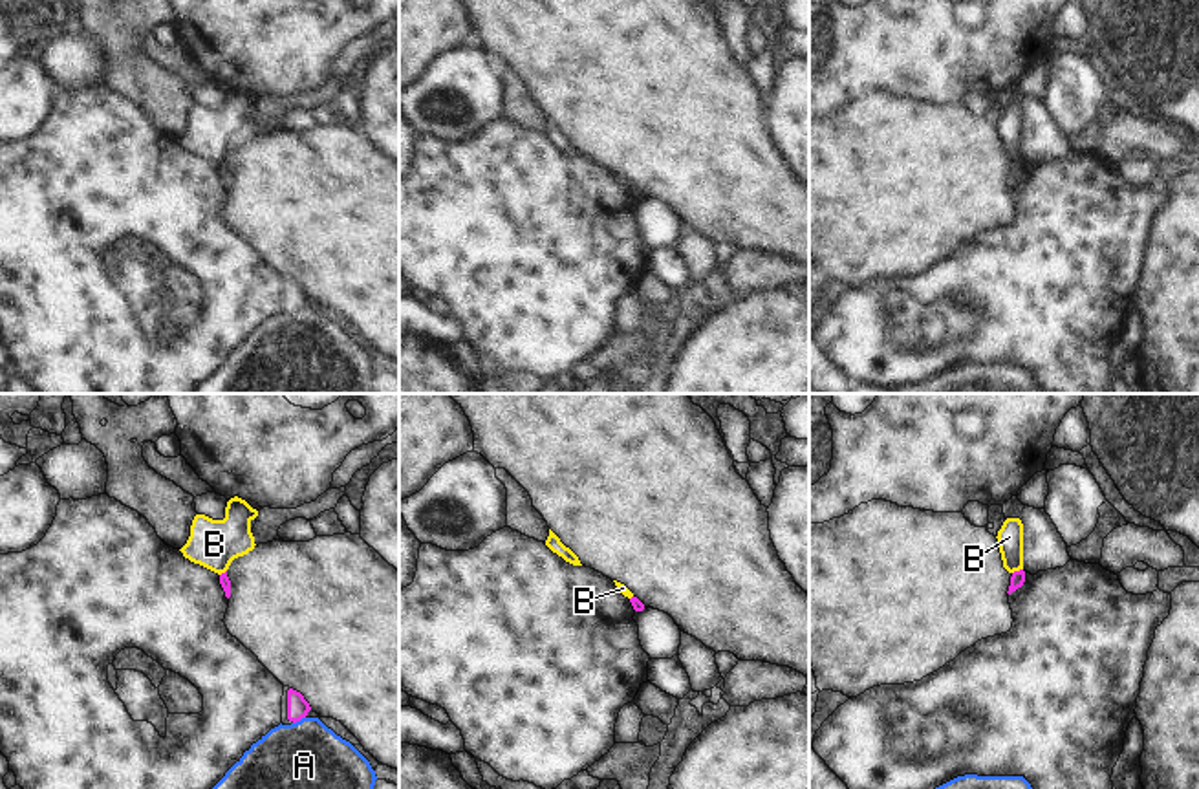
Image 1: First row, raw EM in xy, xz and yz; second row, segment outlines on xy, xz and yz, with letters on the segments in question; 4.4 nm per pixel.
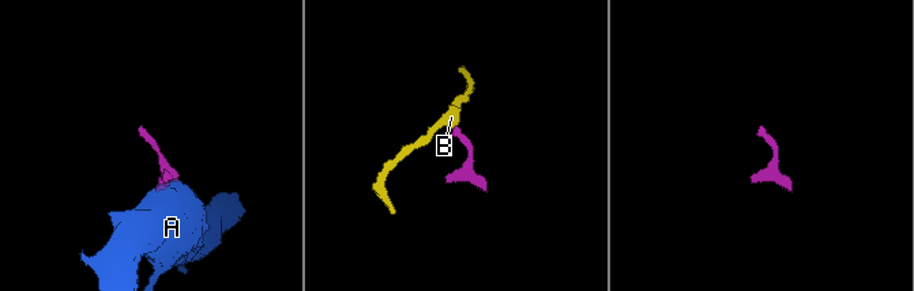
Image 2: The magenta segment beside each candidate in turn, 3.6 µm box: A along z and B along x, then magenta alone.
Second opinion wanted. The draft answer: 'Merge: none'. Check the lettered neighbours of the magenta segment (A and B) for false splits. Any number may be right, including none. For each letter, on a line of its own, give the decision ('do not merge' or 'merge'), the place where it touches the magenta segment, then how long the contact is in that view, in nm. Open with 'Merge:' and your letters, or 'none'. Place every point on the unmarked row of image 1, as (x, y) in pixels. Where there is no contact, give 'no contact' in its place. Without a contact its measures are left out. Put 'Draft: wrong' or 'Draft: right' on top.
Draft: right
Merge: none
A: do not merge; meets magenta in xy at (299, 310); contact 70 nm long
B: do not merge; meets magenta in yz at (1016, 162); contact 50 nm long

